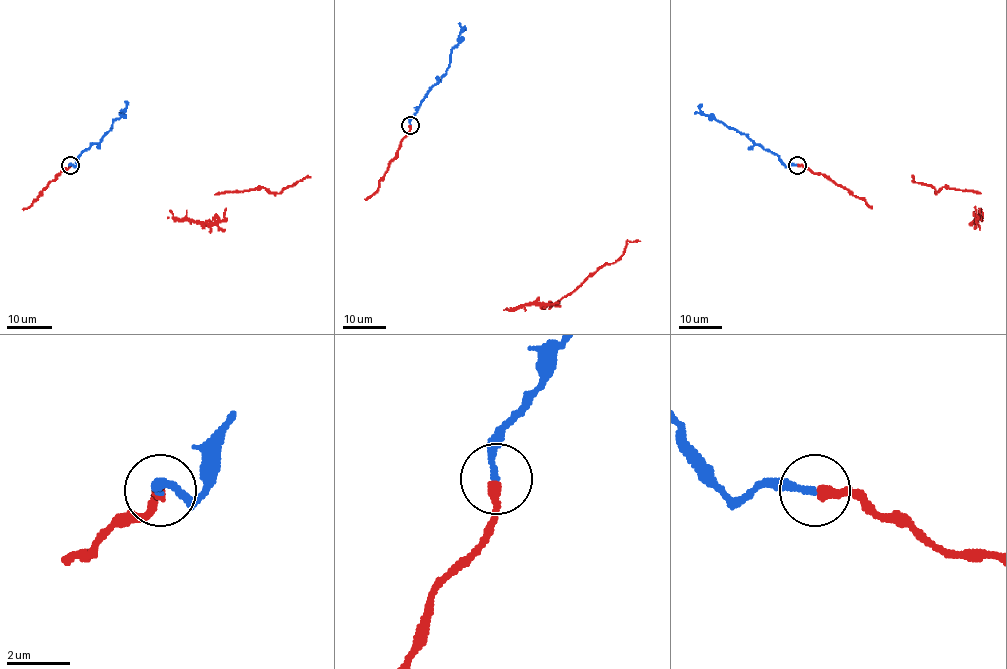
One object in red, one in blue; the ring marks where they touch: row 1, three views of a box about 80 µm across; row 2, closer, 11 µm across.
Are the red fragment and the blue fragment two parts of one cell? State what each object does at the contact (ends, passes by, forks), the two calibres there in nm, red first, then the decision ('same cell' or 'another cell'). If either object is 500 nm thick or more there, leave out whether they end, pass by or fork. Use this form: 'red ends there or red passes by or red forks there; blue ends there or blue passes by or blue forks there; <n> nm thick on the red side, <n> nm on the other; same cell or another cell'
red ends there; blue ends there; 320 nm thick on the red side, 220 nm on the other; same cell

